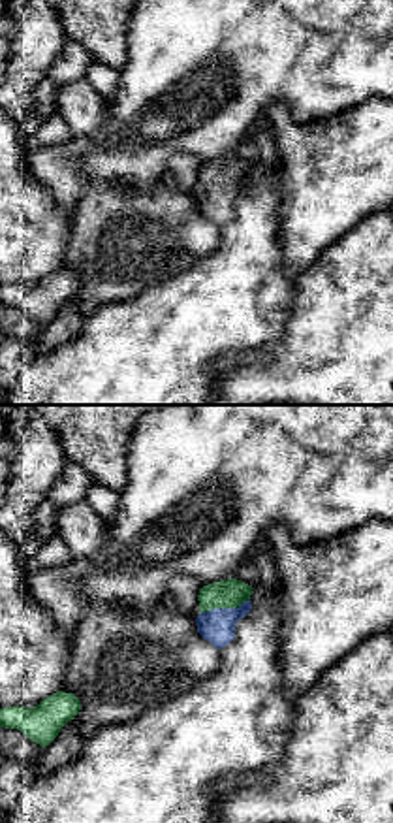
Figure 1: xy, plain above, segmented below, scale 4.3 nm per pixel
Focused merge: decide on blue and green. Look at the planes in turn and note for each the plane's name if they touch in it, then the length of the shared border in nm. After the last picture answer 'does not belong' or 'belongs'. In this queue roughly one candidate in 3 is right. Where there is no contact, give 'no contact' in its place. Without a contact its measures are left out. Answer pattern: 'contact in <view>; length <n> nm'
contact in xy; length 220 nm

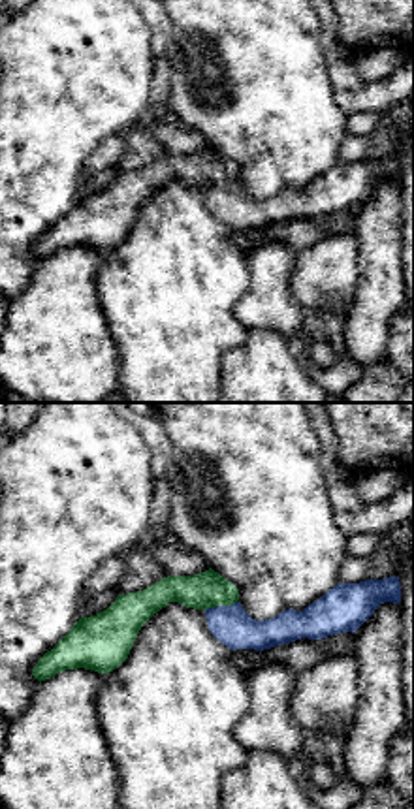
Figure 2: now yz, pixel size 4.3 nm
contact in yz; length 140 nm

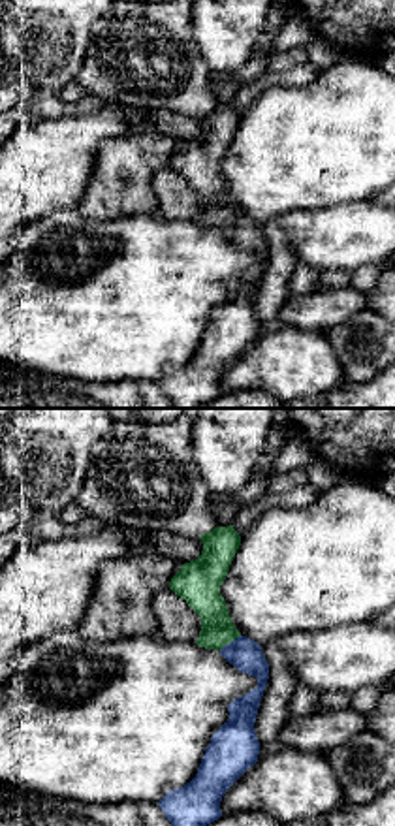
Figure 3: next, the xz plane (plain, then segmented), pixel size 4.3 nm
contact in xz; length 120 nm

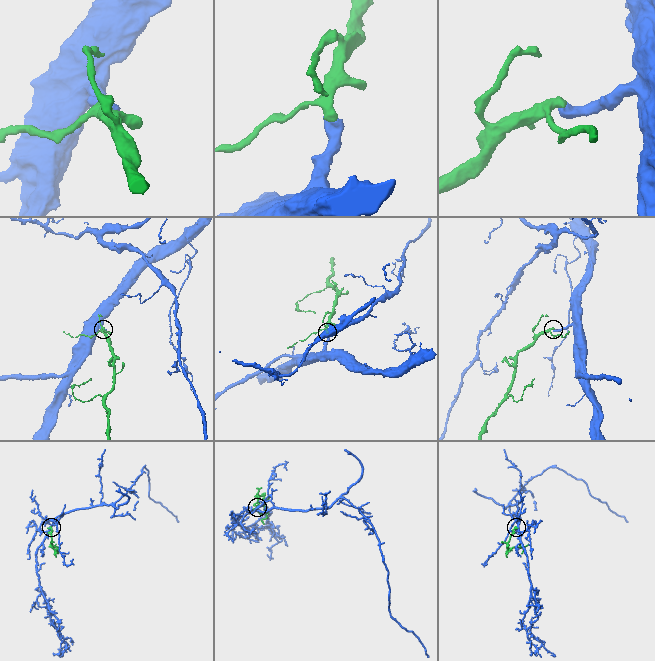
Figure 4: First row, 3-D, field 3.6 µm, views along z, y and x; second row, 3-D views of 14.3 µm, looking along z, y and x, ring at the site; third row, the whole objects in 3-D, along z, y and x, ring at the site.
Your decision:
belongs

